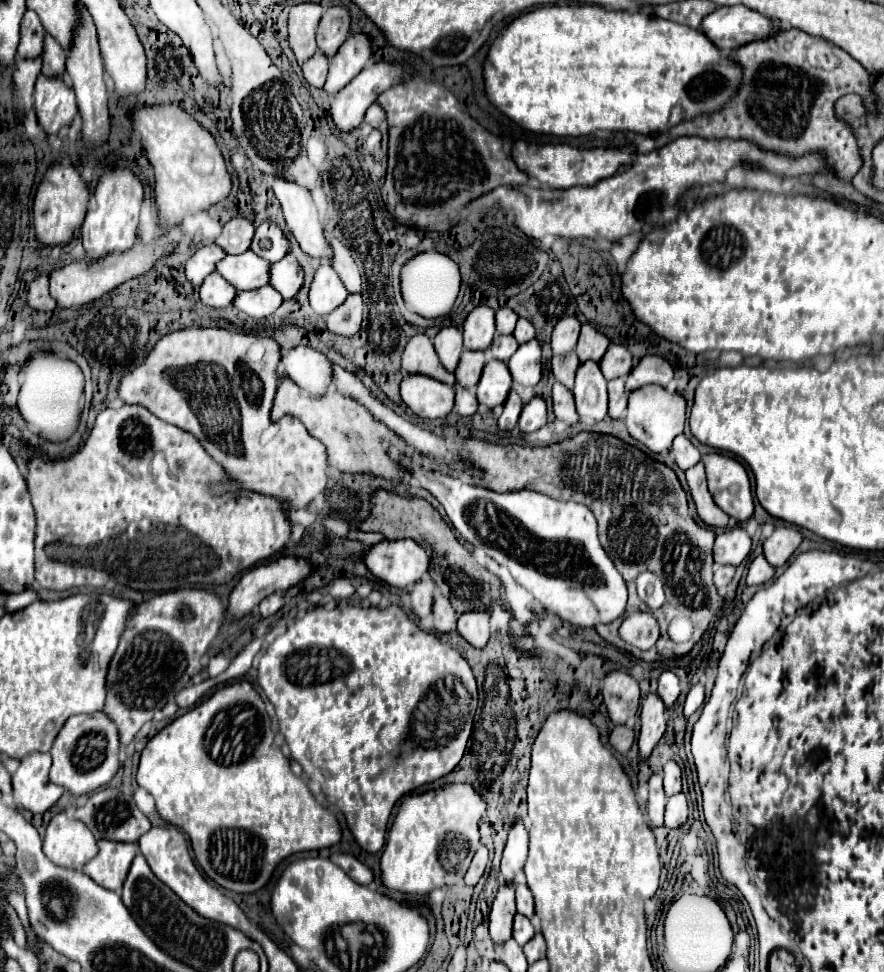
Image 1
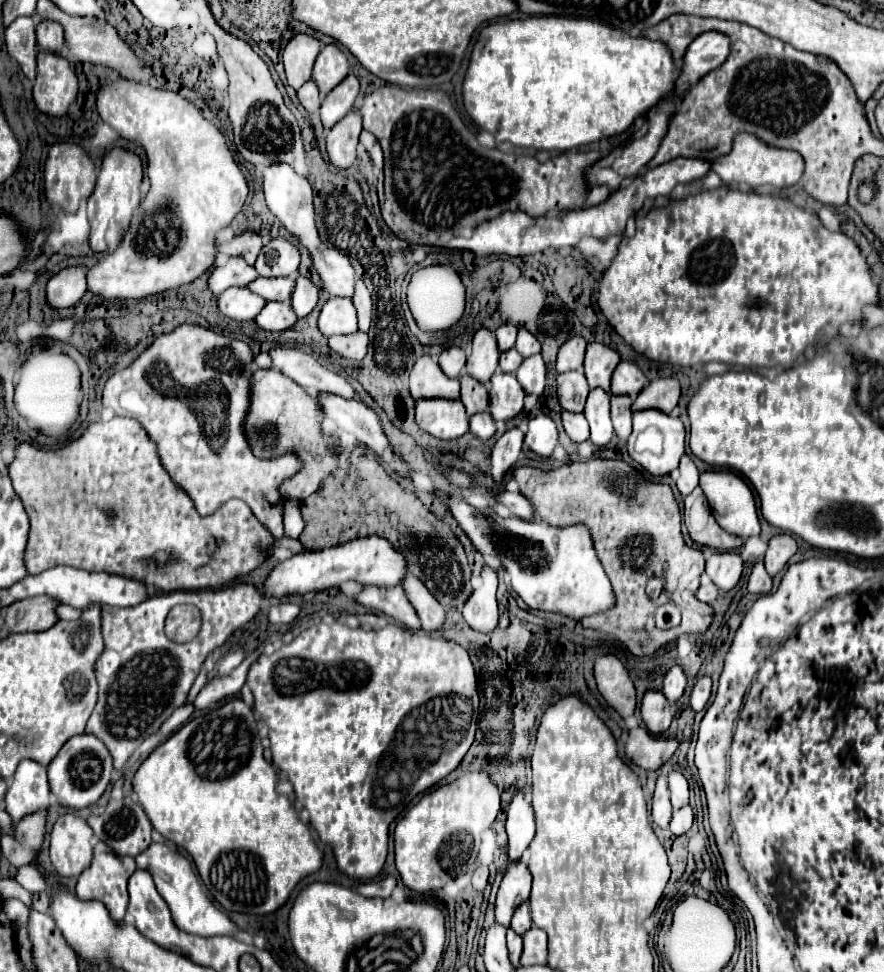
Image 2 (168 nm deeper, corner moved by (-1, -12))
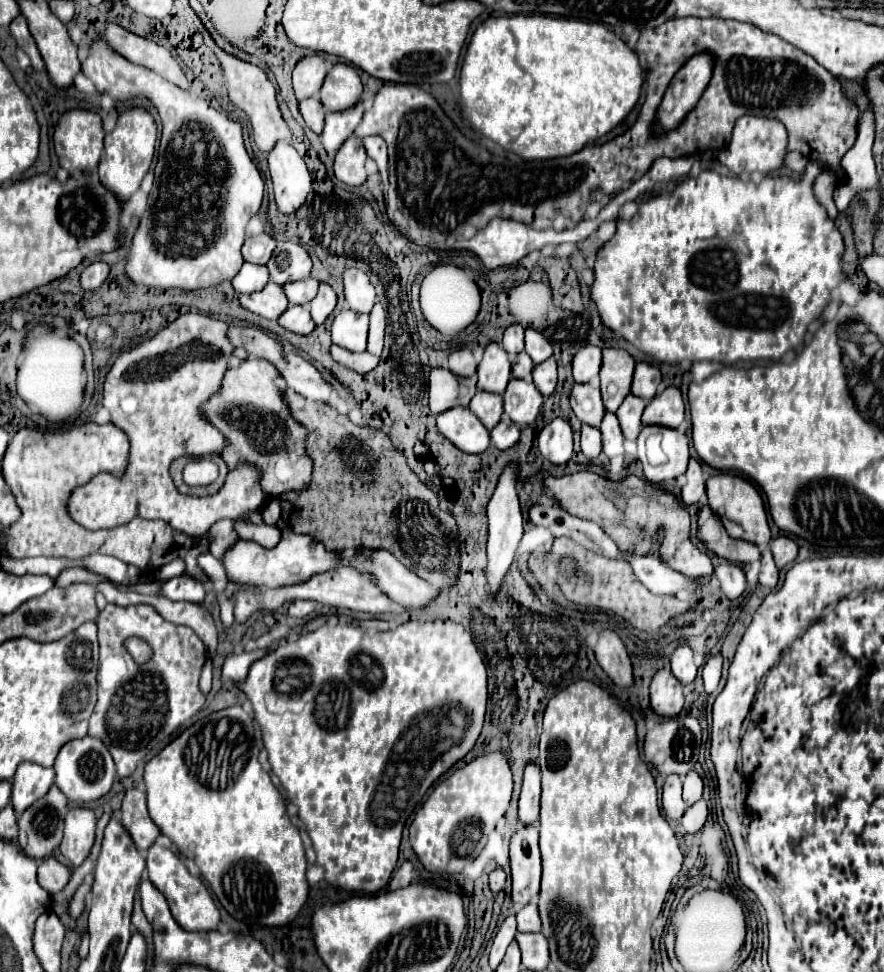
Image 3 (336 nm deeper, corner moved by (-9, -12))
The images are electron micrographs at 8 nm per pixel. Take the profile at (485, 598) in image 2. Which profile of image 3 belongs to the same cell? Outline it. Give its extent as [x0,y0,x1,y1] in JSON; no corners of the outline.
[487,464,523,594]

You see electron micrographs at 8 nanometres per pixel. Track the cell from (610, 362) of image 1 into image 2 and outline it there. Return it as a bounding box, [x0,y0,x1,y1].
[611,360,647,396]

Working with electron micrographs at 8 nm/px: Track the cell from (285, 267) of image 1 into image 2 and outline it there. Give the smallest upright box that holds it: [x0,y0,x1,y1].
[291,276,319,318]

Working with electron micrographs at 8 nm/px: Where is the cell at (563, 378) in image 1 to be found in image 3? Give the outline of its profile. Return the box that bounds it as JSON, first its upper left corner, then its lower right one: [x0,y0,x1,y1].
[571,384,607,426]

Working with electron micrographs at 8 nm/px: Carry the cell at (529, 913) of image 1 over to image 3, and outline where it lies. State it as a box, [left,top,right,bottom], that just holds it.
[517,904,541,932]

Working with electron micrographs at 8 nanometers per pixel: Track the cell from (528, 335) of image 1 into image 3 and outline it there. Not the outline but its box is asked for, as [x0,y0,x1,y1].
[525,328,553,364]

